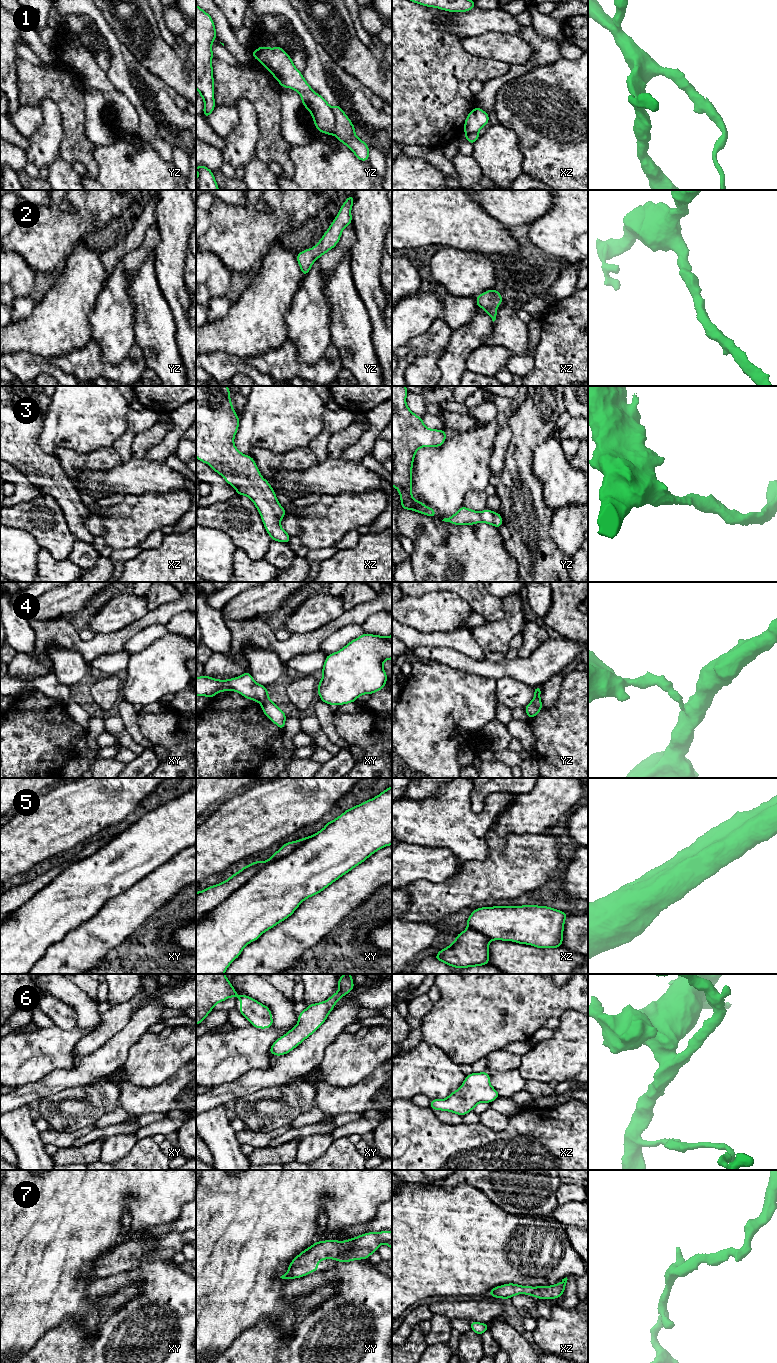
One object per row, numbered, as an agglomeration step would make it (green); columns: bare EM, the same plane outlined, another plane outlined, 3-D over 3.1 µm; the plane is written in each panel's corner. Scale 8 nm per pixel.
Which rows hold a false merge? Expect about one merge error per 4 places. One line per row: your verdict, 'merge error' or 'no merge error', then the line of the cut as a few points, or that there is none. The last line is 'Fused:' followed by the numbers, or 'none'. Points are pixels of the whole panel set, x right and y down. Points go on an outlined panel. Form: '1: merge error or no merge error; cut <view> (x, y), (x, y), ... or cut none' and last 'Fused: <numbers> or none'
1: merge error; cut yz (331, 108), (335, 118), (334, 134)
2: no merge error; cut none
3: no merge error; cut none
4: merge error; cut xy (267, 695), (261, 703)
5: merge error; cut xy (308, 837), (287, 854), (267, 861), (246, 882), (196, 923)
6: no merge error; cut none
7: no merge error; cut none
Fused: 1, 4, 5

